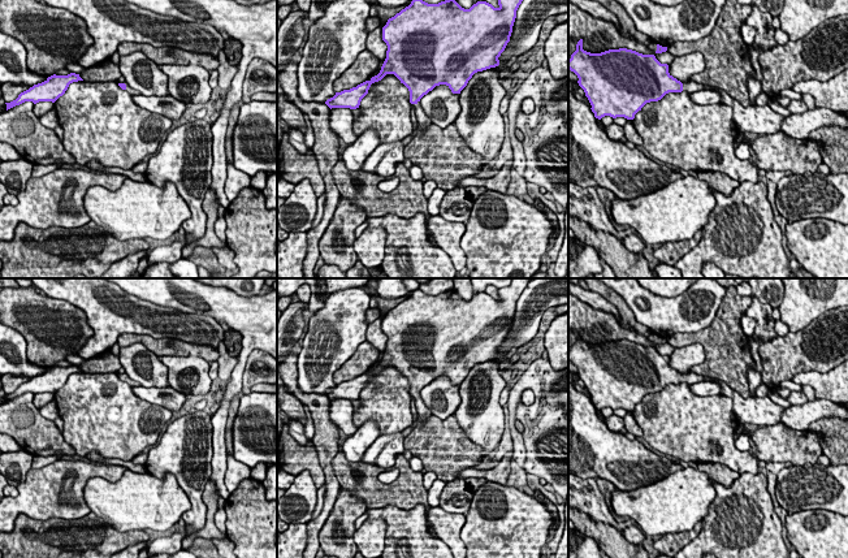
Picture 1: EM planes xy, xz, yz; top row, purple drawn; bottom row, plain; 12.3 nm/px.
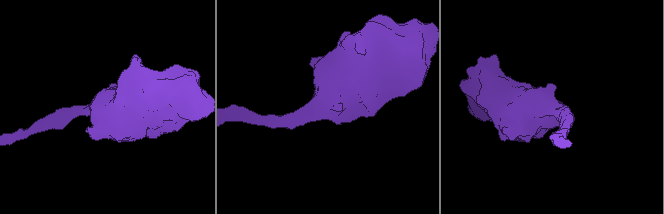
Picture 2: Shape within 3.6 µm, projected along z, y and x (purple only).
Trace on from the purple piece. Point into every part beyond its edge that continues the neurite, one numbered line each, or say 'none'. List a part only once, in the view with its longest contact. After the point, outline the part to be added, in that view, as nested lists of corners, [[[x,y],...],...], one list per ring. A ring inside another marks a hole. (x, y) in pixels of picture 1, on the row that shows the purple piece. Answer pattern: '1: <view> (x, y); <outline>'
1: xz (423, 120); [[[420,101],[412,104],[415,107],[415,114],[417,120],[417,126],[424,131],[428,126],[433,125],[429,117],[423,111]]]

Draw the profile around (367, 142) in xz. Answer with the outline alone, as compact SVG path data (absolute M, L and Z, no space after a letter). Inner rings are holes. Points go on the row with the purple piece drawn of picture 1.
M367 129L358 139L349 144L341 155L349 170L362 170L365 159L380 146L380 137L375 129Z

